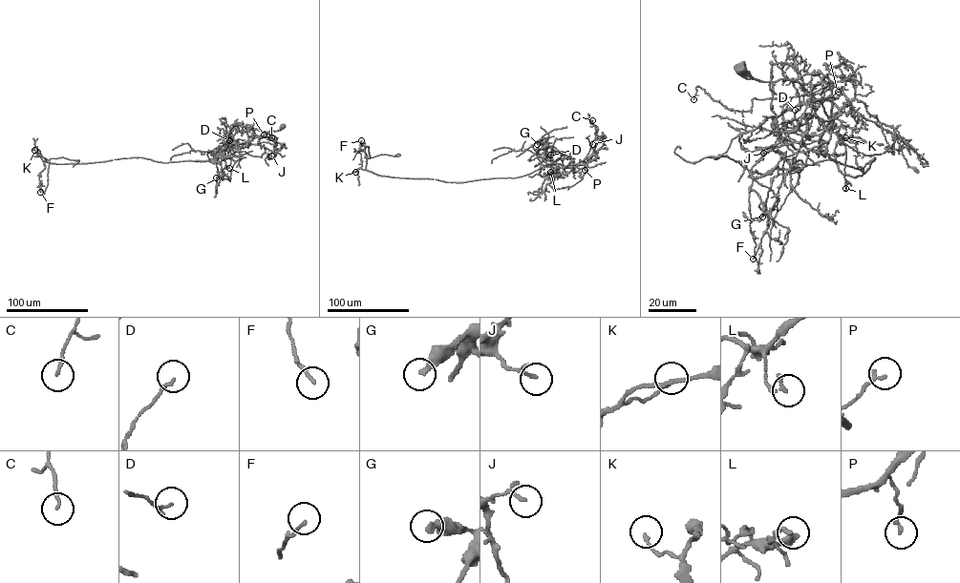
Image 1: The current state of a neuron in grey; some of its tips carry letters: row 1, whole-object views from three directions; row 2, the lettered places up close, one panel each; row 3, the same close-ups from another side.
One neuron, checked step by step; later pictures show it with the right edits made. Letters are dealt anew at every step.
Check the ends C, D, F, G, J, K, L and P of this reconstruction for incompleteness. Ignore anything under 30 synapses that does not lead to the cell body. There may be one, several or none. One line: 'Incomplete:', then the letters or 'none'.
Incomplete: none

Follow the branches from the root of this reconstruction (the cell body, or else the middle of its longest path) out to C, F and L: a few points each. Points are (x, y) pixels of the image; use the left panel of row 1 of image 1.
C: (282, 126), (264, 135), (276, 140), (269, 133), (271, 137)
F: (282, 126), (210, 159), (164, 162), (134, 157), (56, 164), (45, 158), (40, 192)
L: (282, 126), (245, 143), (233, 142), (234, 153), (229, 168)

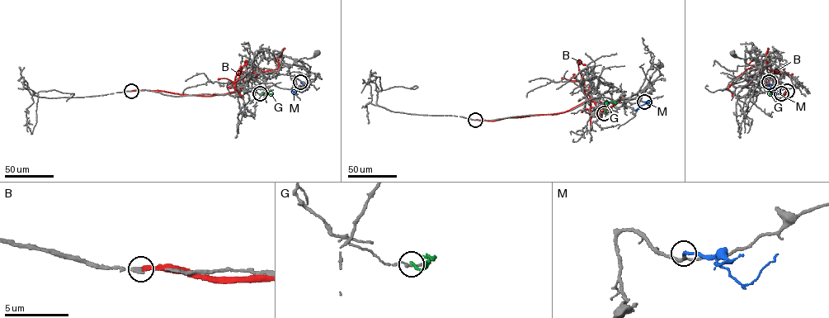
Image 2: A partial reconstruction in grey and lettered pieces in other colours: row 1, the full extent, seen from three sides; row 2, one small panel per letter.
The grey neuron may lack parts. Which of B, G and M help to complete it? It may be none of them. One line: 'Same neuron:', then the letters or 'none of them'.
Same neuron: M

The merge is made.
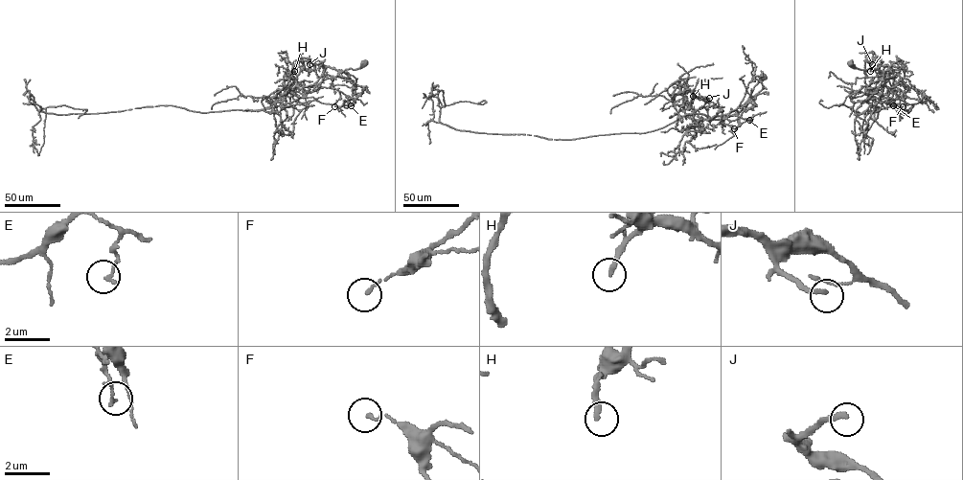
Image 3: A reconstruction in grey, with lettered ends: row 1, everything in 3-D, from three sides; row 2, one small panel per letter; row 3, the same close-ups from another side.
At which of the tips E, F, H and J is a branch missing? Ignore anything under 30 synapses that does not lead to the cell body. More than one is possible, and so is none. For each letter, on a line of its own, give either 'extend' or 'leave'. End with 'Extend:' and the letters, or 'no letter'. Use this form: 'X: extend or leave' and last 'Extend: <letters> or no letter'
E: leave
F: leave
H: extend
J: extend
Extend: H, J

